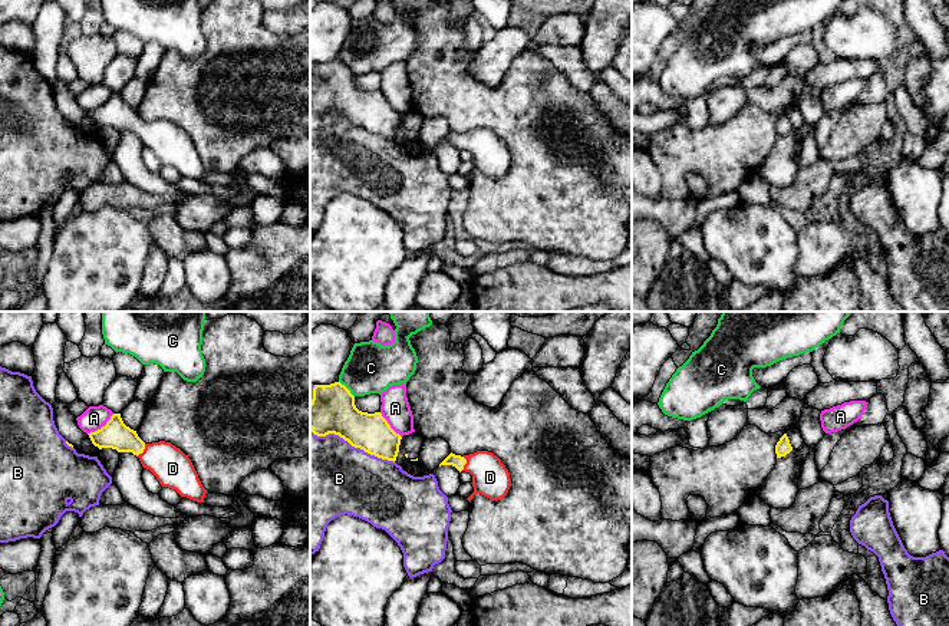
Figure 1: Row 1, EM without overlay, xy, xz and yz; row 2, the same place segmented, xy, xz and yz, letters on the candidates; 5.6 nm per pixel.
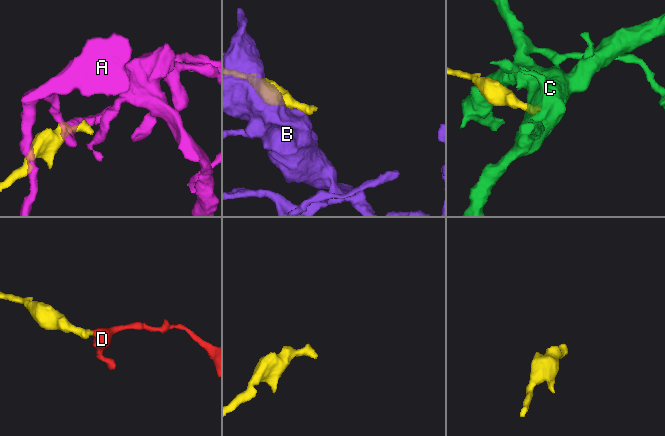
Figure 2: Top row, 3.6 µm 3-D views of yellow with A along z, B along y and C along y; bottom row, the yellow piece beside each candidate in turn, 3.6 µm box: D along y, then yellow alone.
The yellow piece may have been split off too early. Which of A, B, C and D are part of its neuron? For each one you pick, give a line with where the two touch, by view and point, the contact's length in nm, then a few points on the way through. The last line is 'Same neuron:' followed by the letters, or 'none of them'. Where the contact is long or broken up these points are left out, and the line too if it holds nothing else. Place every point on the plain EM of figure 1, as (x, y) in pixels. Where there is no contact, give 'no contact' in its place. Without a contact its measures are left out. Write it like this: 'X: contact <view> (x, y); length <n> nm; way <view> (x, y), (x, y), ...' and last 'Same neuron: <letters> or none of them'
D: contact xy (142, 129); length 90 nm; way xy (115, 112), (142, 129), (162, 137), (173, 147)
Same neuron: D

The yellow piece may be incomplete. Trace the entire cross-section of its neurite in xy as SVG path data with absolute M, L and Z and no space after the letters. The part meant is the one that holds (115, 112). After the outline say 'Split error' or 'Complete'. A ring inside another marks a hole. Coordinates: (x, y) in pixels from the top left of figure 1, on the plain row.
M113 92L105 105L88 113L99 128L112 126L118 131L132 131L162 165L175 168L181 175L204 181L207 168L191 138L171 121L145 122L136 109L123 102L121 92Z. Split error

